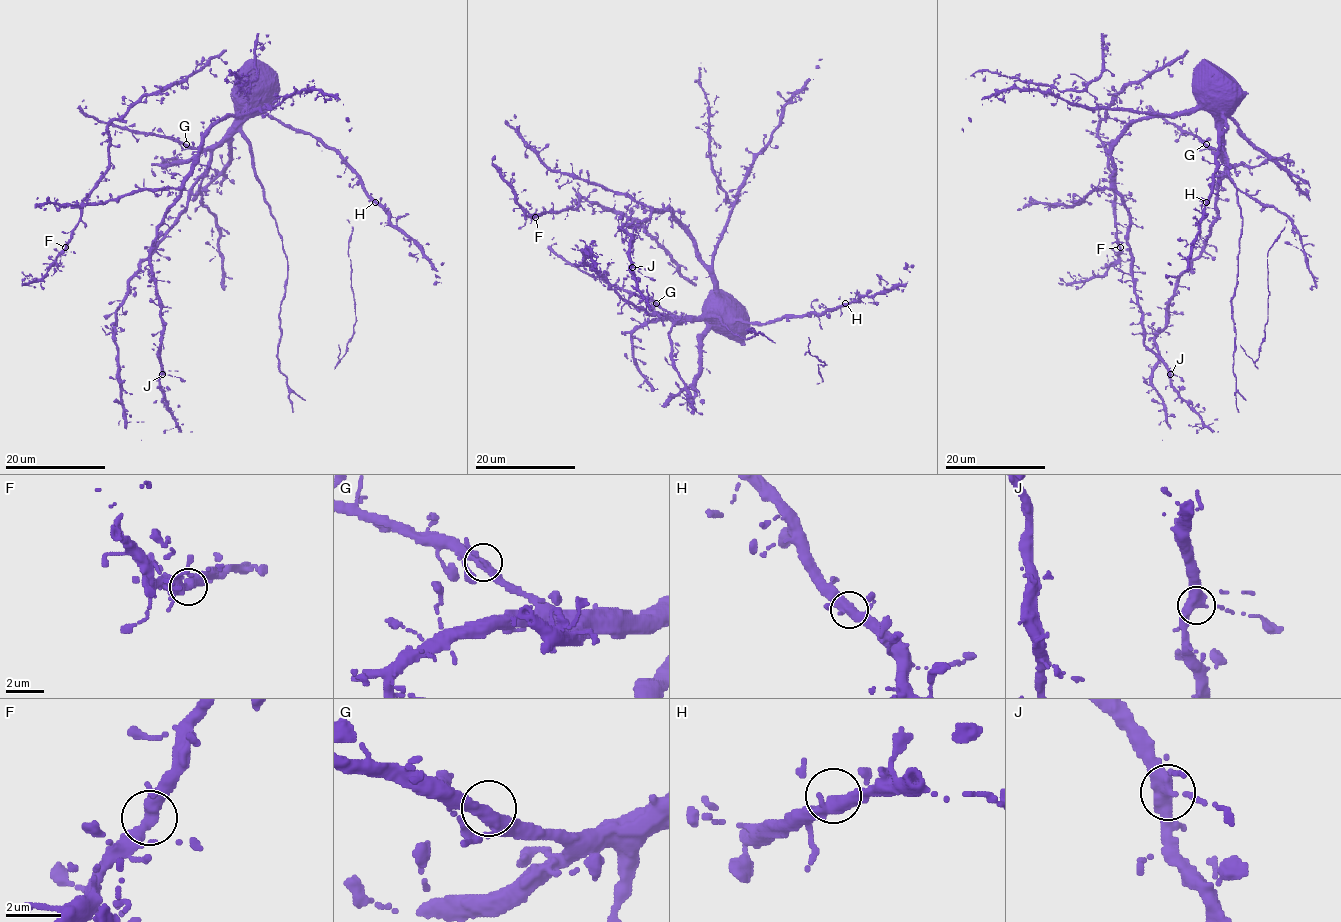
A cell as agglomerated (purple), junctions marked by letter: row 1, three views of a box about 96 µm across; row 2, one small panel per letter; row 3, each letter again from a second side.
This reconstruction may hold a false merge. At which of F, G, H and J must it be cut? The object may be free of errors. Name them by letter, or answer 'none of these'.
none of these

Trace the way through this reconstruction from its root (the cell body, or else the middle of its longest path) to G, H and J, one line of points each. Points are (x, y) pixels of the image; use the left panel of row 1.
G: (245, 108), (238, 124), (211, 146), (191, 149), (186, 144)
H: (245, 108), (261, 110), (319, 137), (348, 164), (361, 186), (375, 202)
J: (245, 108), (224, 117), (205, 135), (193, 171), (157, 229), (151, 263), (154, 295), (161, 309), (162, 374)

